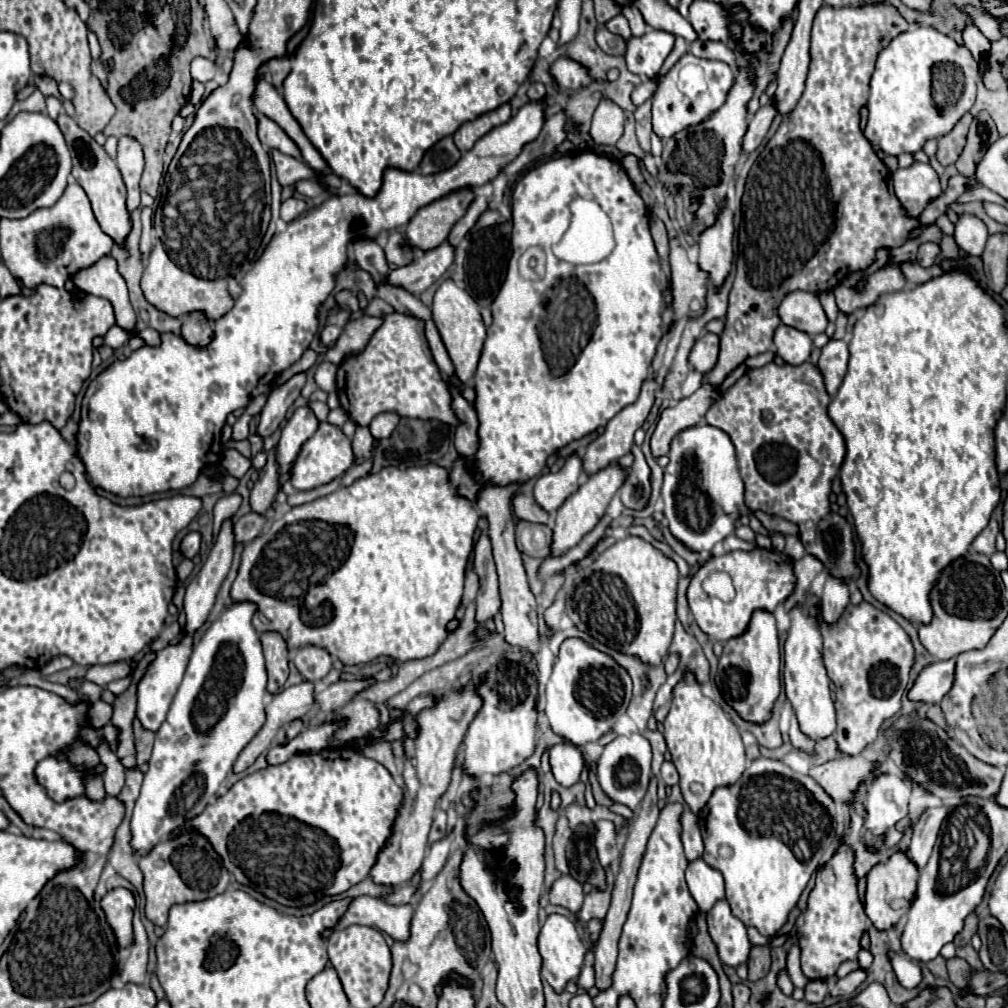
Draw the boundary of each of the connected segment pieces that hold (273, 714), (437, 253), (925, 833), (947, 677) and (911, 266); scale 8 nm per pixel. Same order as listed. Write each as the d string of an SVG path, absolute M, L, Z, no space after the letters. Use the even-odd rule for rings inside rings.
M303 680L301 684L289 686L277 694L273 694L269 704L265 706L267 722L257 732L257 736L243 748L243 752L239 754L239 758L235 762L233 772L243 772L245 768L249 768L259 754L263 754L267 748L271 748L279 730L287 722L291 722L295 718L303 718L313 708L313 704L315 704L315 684L309 680Z
M443 242L437 248L423 252L423 256L413 258L407 266L389 270L387 284L401 286L413 296L419 296L435 280L439 280L451 264L453 264L453 246L449 242Z
M935 806L935 808L927 808L921 814L921 818L915 822L913 838L911 838L907 854L919 868L923 868L927 864L945 816L947 816L947 808L945 806Z
M955 658L951 660L937 660L927 664L913 688L907 692L907 698L913 702L923 702L923 704L939 704L941 698L951 690L953 686L953 672L955 672Z
M903 262L903 264L901 264L901 272L903 272L903 276L907 278L909 286L923 284L923 282L927 282L927 280L931 280L931 278L943 274L943 270L941 270L937 264L933 264L933 266L929 266L929 268L921 268L919 262Z

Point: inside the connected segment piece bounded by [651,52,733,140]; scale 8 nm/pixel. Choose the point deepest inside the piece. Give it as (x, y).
(672, 111)

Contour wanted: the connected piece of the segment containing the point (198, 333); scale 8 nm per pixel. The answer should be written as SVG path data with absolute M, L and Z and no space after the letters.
M193 312L189 318L183 318L181 336L185 336L187 344L197 344L197 348L203 348L209 340L213 340L213 328L201 312Z

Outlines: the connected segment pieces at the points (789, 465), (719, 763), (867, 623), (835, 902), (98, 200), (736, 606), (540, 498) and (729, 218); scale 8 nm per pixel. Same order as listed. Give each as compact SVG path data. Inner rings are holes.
M771 362L763 368L747 368L747 372L709 408L705 420L711 426L725 430L735 444L741 478L745 482L745 506L749 512L761 510L795 522L799 526L799 538L807 554L821 560L829 576L849 584L861 576L861 570L855 562L853 526L830 509L831 482L843 464L845 440L827 414L829 402L831 398L825 390L823 376L815 366L809 362L799 366L779 366Z
M685 672L681 682L673 688L671 708L663 726L667 748L681 776L679 784L683 798L691 812L699 814L717 786L733 784L745 770L745 746L741 742L739 730L735 722L729 720L729 716L721 710L721 706L701 692L701 684L695 680L693 672ZM691 782L699 782L703 786L703 792L691 792Z
M861 602L859 606L849 604L833 626L827 626L825 622L821 624L823 632L823 662L827 668L829 678L835 684L837 692L837 730L835 730L835 740L837 740L837 750L845 756L857 756L867 744L875 742L879 736L881 724L891 718L899 708L901 708L901 696L903 690L907 690L909 684L909 670L913 666L913 644L905 630L885 612L877 610L869 602Z
M841 838L839 848L825 862L825 866L817 870L815 888L811 890L809 900L807 900L807 908L803 912L803 924L797 928L797 934L795 934L795 938L799 942L799 948L801 948L801 970L809 980L827 980L829 976L833 976L837 972L837 968L843 962L857 960L857 952L861 950L859 940L861 940L861 936L867 928L867 924L865 924L867 916L865 916L863 904L857 896L857 876L855 876L855 870L853 870L853 862L855 862L855 854L847 846L845 838Z
M59 114L59 118L55 122L61 128L65 142L73 154L73 178L81 184L81 188L89 196L93 214L95 214L101 230L107 236L111 236L117 246L125 246L125 240L131 232L131 216L129 216L127 206L125 206L127 190L125 190L125 184L123 184L123 178L121 178L117 164L105 152L103 146L99 146L83 128L77 126L77 122L73 118L69 118L67 114Z
M755 548L755 550L733 550L721 556L711 556L699 570L693 574L691 584L687 588L687 600L689 608L699 624L699 628L709 634L709 638L727 642L729 638L735 638L747 630L747 624L751 620L751 614L755 610L769 610L773 612L777 604L781 604L795 586L795 576L793 576L793 566L789 558L783 552L777 550L765 550L765 548ZM713 570L723 570L731 576L733 586L735 586L735 598L731 602L721 602L719 598L709 596L701 584L703 580L713 572Z
M573 454L567 458L565 466L559 472L555 472L555 474L549 472L549 474L539 476L539 480L535 482L535 488L533 488L537 504L545 512L553 514L579 488L581 472L583 472L581 458L577 454Z
M723 204L713 226L705 228L699 238L699 266L709 272L715 286L721 286L731 270L733 260L733 212Z

